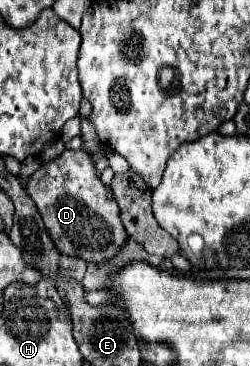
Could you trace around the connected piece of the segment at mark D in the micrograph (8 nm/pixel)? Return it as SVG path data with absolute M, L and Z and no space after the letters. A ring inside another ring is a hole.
M65 150L55 160L41 164L25 184L35 206L61 254L73 254L87 262L103 262L119 252L127 242L127 232L119 220L113 192L105 188L85 150Z

